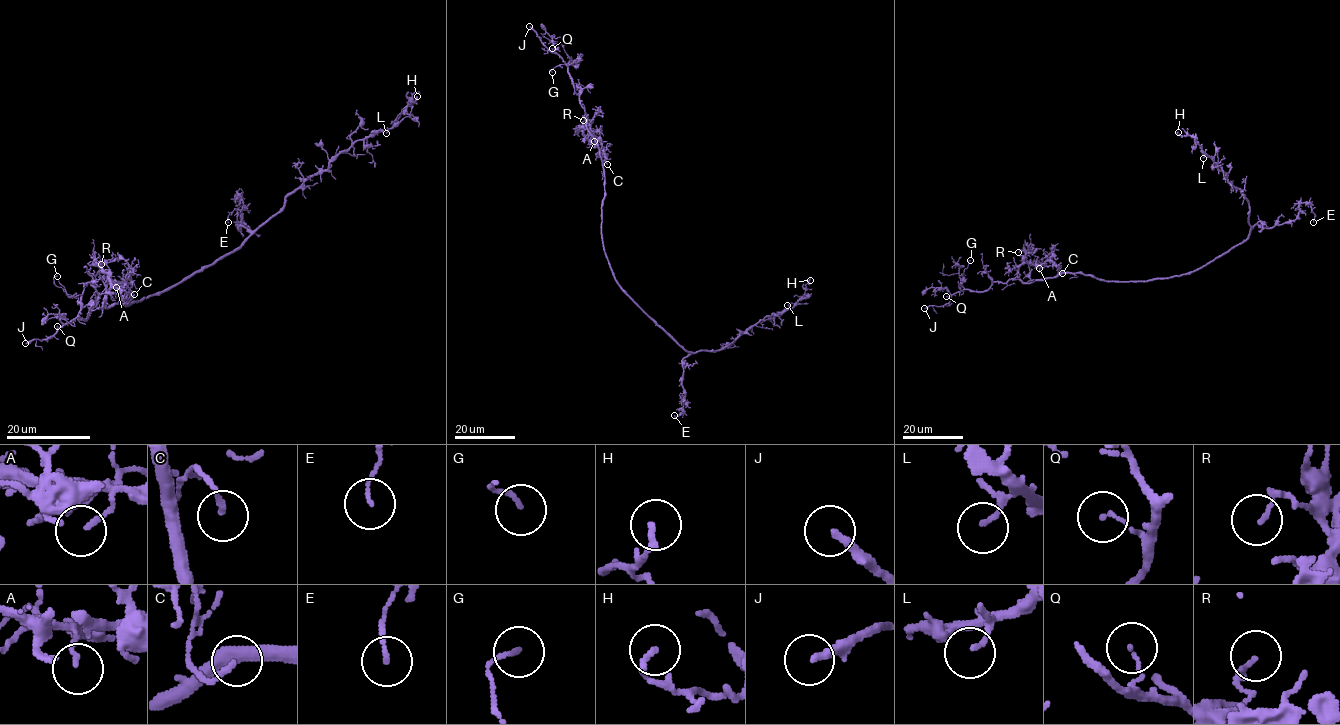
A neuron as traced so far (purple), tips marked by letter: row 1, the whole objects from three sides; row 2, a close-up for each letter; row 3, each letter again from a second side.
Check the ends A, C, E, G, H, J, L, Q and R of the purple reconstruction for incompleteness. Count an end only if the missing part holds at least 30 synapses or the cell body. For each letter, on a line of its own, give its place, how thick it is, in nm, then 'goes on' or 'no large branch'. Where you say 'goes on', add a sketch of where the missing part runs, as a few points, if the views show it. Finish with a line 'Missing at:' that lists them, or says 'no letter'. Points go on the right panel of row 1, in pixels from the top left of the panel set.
A: at (1039, 268); 130 nm thick; no large branch
C: at (1062, 273); 150 nm thick; no large branch
E: at (1313, 222); 110 nm thick; no large branch
G: at (970, 260); 130 nm thick; no large branch
H: at (1178, 132); 160 nm thick; no large branch
J: at (924, 308); 220 nm thick; goes on
L: at (1203, 158); 120 nm thick; no large branch
Q: at (946, 296); 100 nm thick; no large branch
R: at (1018, 252); 80 nm thick; no large branch
Missing at: J

